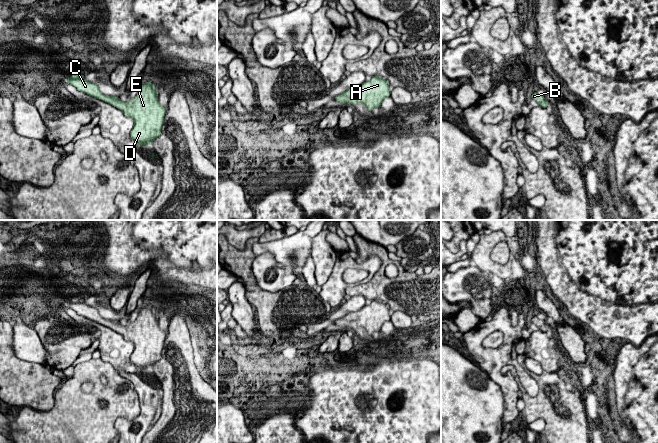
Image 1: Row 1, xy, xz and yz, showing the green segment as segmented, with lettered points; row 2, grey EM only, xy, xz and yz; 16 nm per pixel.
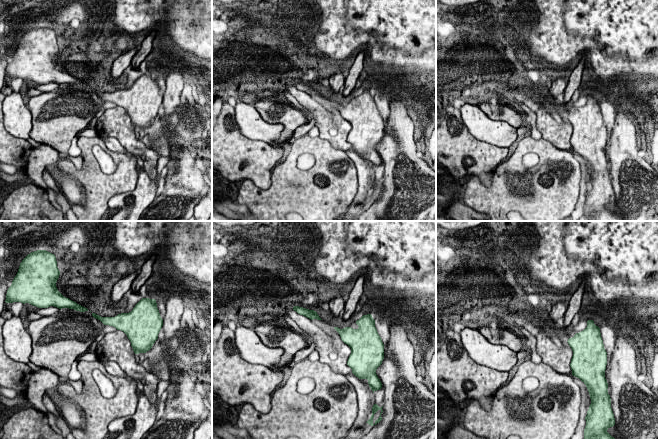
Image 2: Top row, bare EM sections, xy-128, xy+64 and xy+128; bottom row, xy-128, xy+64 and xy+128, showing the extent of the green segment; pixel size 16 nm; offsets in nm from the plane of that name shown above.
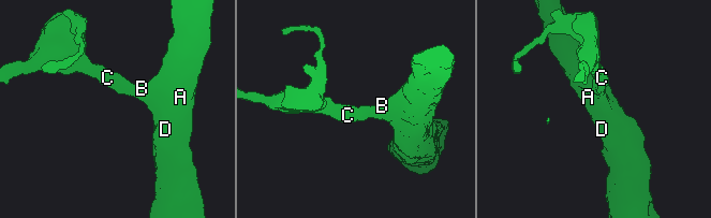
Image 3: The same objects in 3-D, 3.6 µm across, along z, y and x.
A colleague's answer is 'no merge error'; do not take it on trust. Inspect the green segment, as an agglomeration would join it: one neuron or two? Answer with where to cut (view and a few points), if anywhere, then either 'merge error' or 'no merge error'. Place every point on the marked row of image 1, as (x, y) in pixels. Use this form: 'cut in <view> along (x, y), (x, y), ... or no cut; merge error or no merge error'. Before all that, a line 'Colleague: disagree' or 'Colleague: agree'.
Colleague: agree
no cut; no merge error

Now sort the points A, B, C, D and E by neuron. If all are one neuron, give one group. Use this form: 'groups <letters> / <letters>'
groups A B C D E

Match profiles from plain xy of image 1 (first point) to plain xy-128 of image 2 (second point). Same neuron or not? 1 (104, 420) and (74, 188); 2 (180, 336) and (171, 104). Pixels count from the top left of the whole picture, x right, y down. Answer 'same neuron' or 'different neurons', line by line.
1: different neurons
2: same neuron

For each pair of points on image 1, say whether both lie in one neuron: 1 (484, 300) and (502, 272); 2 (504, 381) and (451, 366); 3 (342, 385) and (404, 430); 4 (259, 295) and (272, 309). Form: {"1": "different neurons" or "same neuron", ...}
{"1": "different neurons", "2": "different neurons", "3": "same neuron", "4": "same neuron"}

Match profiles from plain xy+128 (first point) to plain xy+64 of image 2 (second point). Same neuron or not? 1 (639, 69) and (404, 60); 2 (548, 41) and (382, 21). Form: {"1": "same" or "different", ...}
{"1": "same", "2": "same"}

